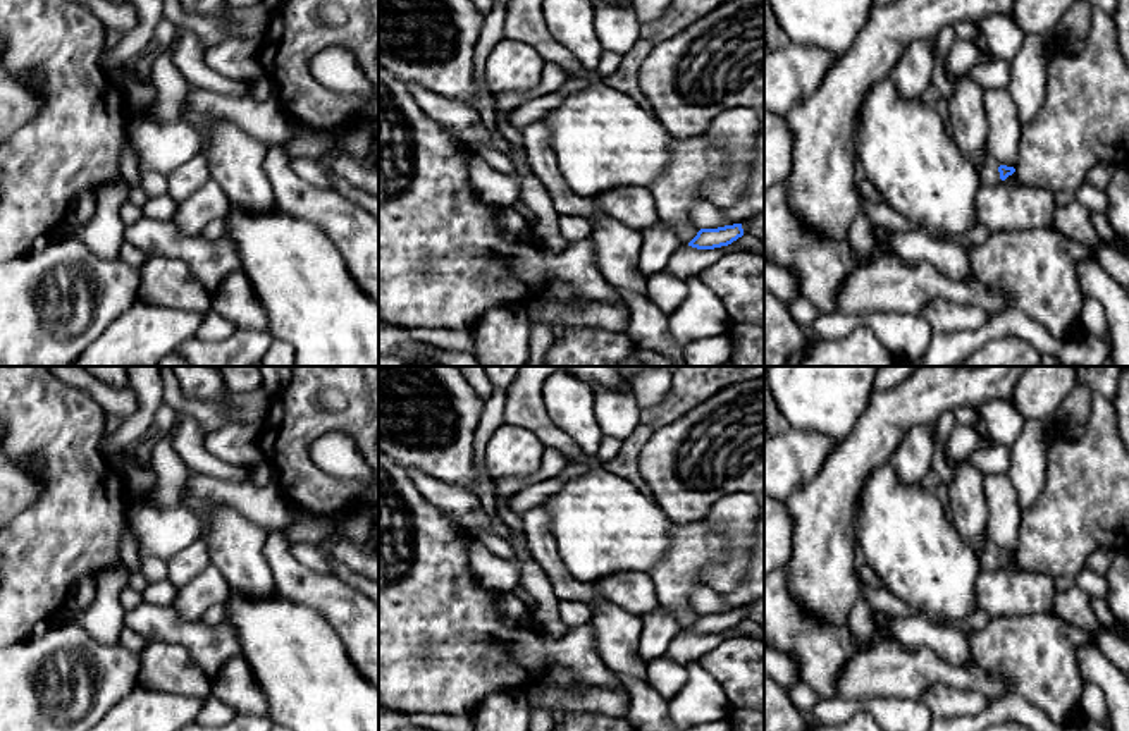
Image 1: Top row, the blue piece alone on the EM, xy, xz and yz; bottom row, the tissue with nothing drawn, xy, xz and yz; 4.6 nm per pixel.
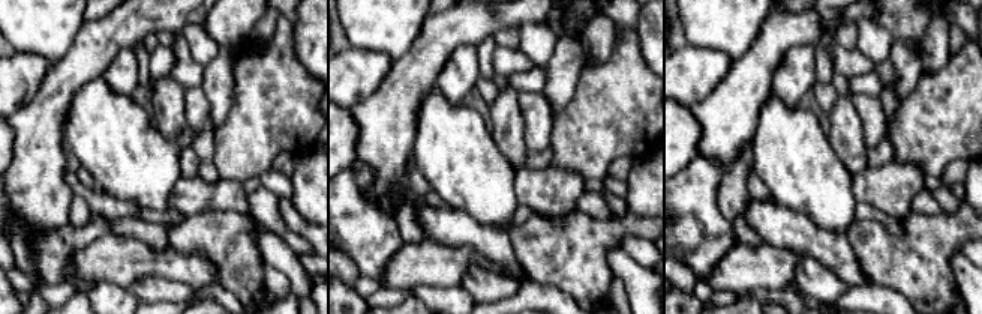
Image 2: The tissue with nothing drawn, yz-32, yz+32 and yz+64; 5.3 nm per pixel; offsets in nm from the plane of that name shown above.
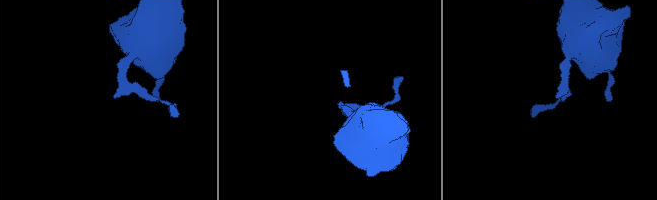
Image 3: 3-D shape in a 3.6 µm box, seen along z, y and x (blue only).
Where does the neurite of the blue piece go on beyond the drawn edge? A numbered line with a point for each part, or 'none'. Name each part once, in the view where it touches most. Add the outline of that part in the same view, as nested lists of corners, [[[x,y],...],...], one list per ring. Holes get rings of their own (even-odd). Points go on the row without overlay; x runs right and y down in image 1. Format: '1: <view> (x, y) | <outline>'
1: yz (990, 559) | [[[988,542],[988,545],[983,550],[983,556],[979,557],[981,569],[996,569],[1000,568],[1000,557],[998,557],[1000,549],[993,544]]]

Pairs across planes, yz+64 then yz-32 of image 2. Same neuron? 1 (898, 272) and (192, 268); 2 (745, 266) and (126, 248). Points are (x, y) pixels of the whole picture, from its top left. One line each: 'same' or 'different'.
1: different
2: same

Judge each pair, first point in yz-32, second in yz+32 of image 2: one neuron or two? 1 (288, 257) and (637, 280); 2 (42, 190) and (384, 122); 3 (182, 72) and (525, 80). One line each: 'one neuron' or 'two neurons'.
1: one neuron
2: one neuron
3: one neuron

